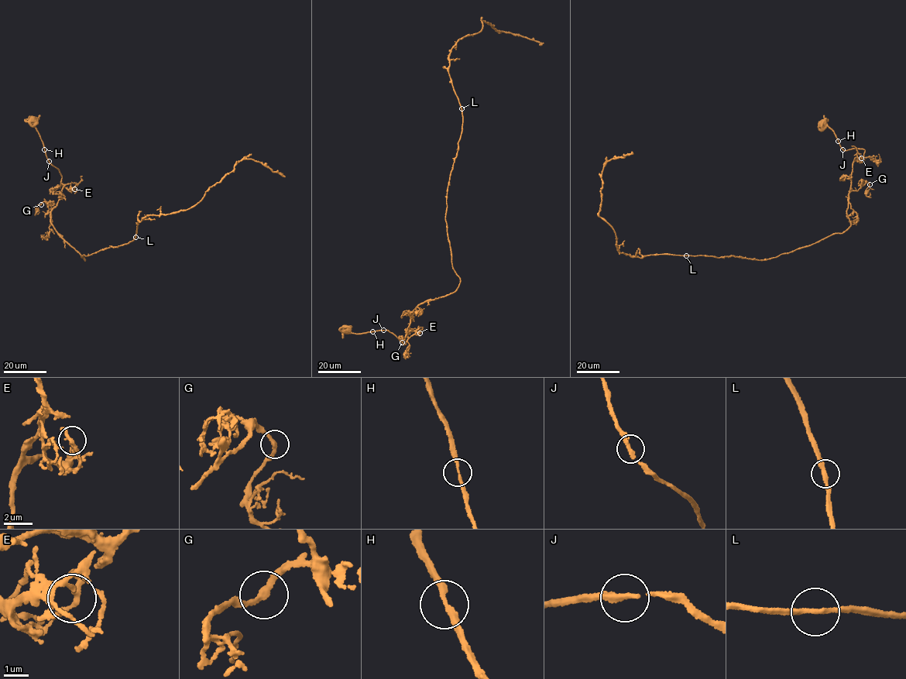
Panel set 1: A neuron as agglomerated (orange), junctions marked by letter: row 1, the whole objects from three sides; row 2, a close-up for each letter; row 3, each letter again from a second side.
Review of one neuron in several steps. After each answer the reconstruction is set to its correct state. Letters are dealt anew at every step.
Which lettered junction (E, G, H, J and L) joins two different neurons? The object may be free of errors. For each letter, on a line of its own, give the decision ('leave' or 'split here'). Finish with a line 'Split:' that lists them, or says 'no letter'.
E: leave
G: leave
H: leave
J: leave
L: leave
Split: no letter

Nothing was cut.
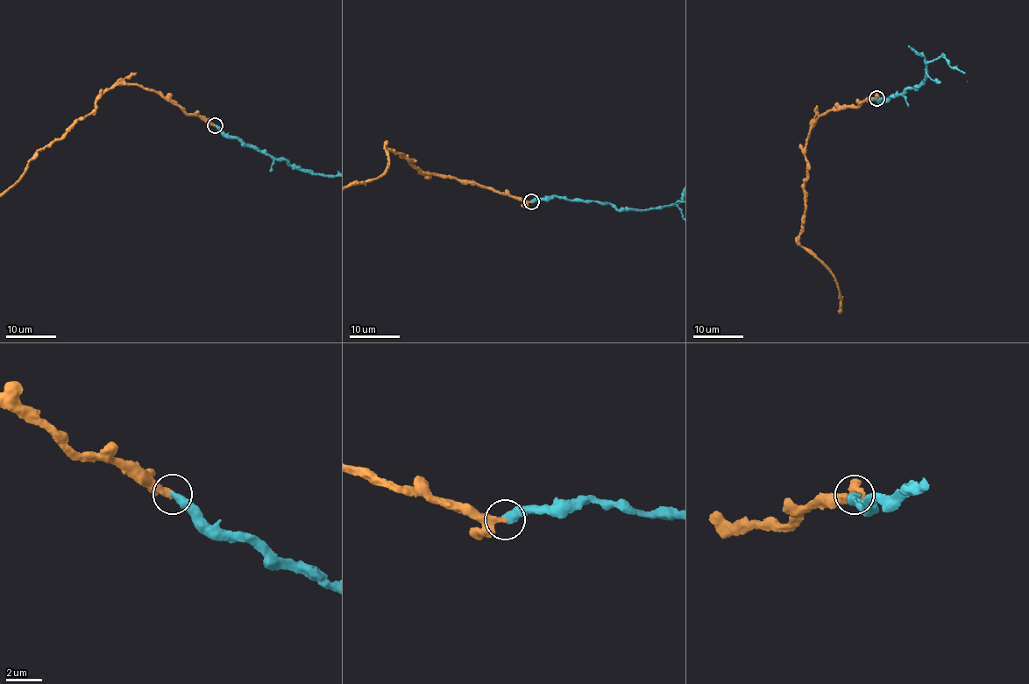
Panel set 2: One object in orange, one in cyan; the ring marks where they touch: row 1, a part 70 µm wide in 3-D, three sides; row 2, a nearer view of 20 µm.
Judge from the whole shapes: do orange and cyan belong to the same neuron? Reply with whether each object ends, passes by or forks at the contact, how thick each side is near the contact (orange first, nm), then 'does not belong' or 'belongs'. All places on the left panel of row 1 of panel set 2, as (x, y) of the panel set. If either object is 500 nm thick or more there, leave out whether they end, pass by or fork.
orange ends; cyan ends; calibres 340 and 480 nm; belongs

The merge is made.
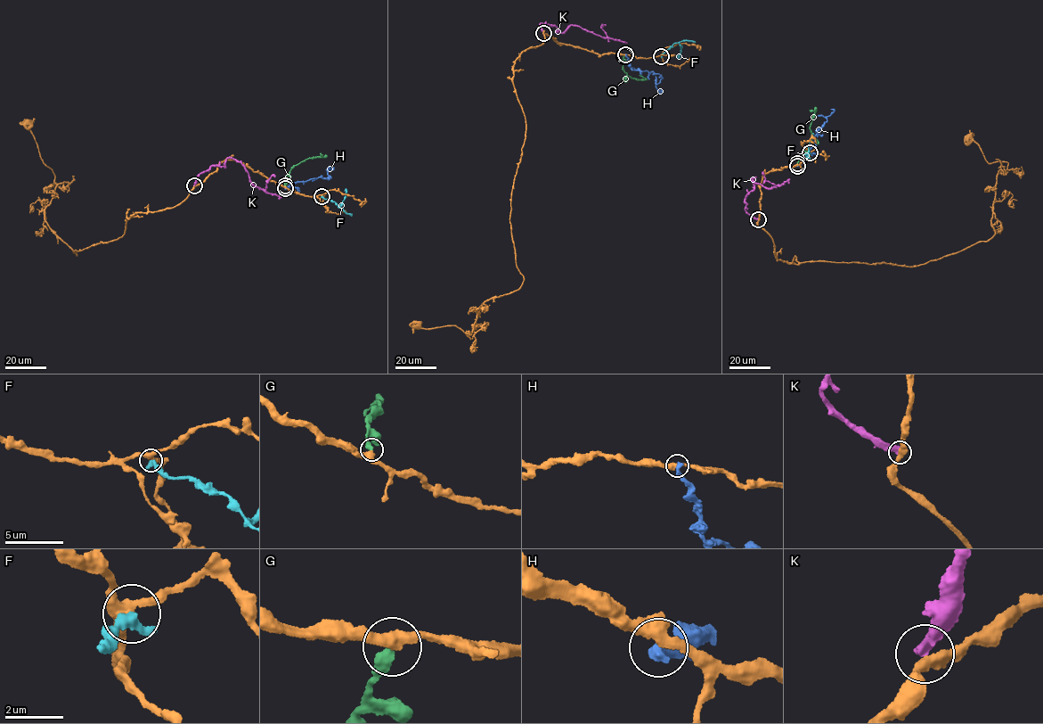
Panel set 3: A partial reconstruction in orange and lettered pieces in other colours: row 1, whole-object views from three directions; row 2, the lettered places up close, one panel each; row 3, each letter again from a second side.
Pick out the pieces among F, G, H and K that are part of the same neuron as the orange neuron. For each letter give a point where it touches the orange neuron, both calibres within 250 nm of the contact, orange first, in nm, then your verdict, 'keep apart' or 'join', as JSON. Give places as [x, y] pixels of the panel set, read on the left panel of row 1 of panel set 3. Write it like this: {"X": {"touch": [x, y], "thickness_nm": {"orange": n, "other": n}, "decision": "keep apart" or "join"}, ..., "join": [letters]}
{"F": {"touch": [321, 196], "thickness_nm": {"orange": 320, "other": 400}, "decision": "keep apart"}, "G": {"touch": [285, 185], "thickness_nm": {"orange": 360, "other": 400}, "decision": "join"}, "H": {"touch": [285, 188], "thickness_nm": {"orange": 440, "other": 400}, "decision": "keep apart"}, "K": {"touch": [194, 185], "thickness_nm": {"orange": 380, "other": 480}, "decision": "keep apart"}, "join": ["G"]}

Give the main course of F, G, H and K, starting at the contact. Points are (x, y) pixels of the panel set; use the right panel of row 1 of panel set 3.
F: (810, 152), (803, 156), (808, 154), (813, 133)
G: (797, 163), (800, 155), (818, 142), (810, 127), (816, 111), (810, 110)
H: (797, 166), (809, 155), (816, 131), (834, 111), (831, 109)
K: (758, 219), (745, 209), (755, 176), (752, 179), (769, 188), (778, 185), (765, 181), (762, 173)

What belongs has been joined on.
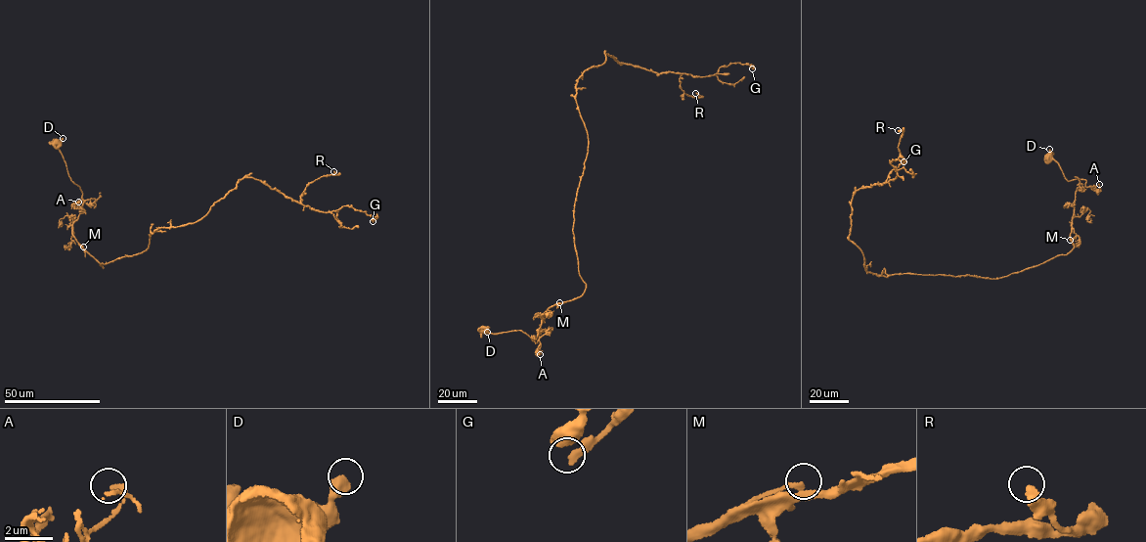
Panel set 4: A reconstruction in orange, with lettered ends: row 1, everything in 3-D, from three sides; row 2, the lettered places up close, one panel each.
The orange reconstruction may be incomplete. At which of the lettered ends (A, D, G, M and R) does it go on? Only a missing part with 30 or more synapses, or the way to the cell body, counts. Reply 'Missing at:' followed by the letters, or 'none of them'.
Missing at: none of them

